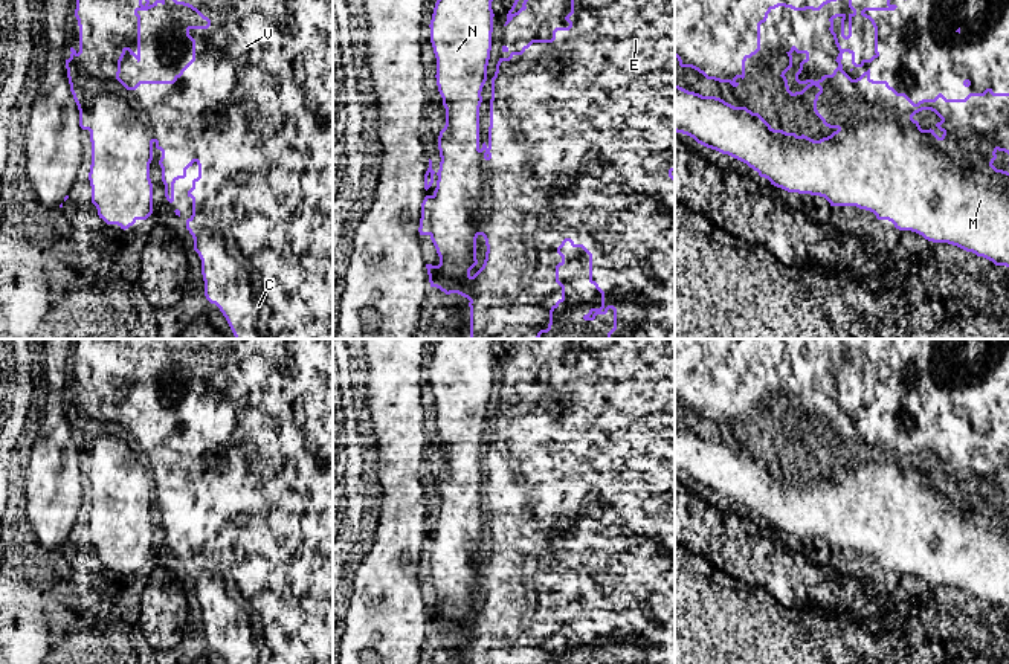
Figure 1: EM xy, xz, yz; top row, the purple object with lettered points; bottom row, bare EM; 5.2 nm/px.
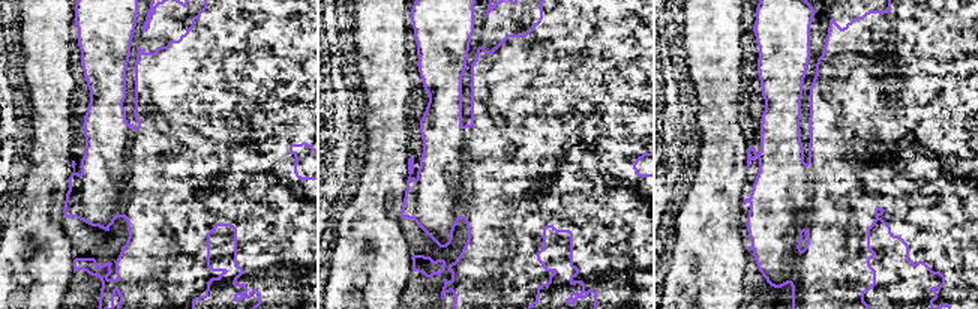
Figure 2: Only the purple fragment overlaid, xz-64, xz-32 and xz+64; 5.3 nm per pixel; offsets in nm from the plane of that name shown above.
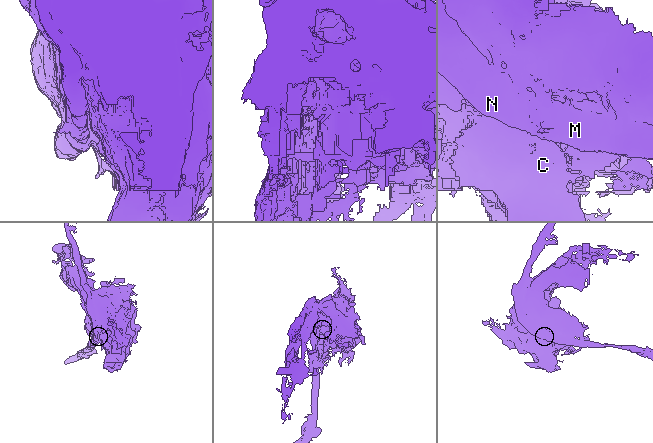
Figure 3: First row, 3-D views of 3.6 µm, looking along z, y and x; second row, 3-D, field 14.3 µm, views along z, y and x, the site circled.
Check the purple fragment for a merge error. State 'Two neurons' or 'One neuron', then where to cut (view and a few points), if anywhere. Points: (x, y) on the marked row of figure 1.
Two neurons. Split along xy (92, 103), (106, 95), (121, 98), (135, 112), (154, 141)

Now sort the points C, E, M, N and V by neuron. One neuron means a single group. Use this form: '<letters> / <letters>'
C E V / M N

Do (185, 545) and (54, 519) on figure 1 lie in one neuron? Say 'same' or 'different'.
different

